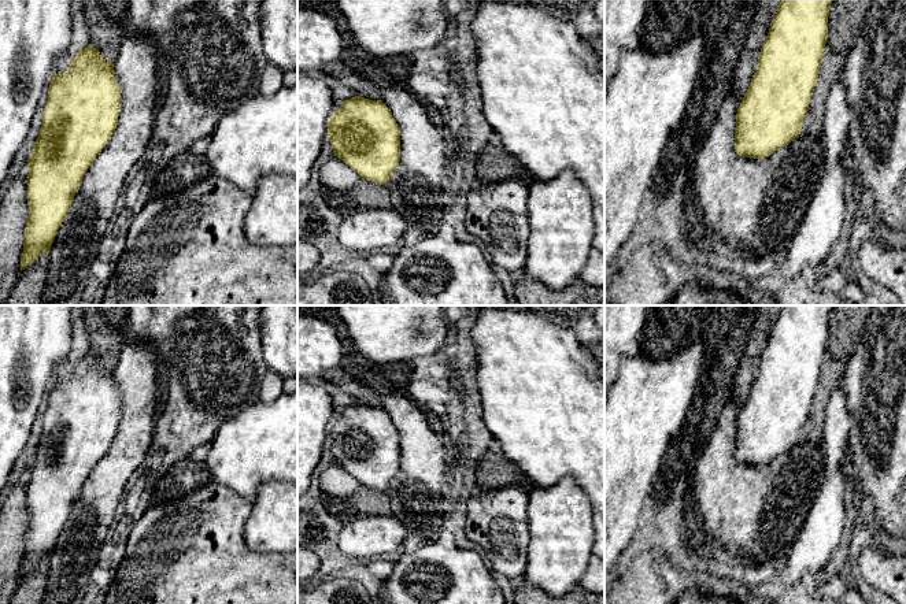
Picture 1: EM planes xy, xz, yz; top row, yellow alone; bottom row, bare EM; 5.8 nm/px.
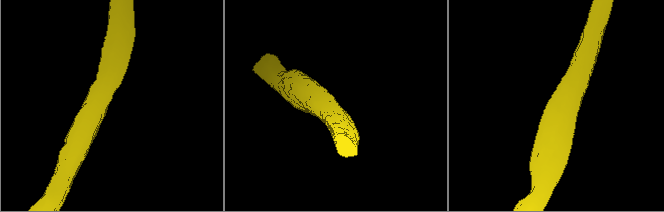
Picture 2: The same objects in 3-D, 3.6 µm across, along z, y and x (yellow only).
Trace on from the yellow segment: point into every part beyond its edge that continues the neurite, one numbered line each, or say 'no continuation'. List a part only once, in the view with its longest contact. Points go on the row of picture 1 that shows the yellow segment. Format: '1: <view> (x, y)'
no continuation

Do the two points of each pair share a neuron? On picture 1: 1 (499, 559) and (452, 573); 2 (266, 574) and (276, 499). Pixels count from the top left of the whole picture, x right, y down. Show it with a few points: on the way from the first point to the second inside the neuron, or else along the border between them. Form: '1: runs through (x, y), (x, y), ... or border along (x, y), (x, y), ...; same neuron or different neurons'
1: border along (481, 554), (492, 571); different neurons
2: border along (243, 533), (244, 543), (251, 549), (283, 555); different neurons

